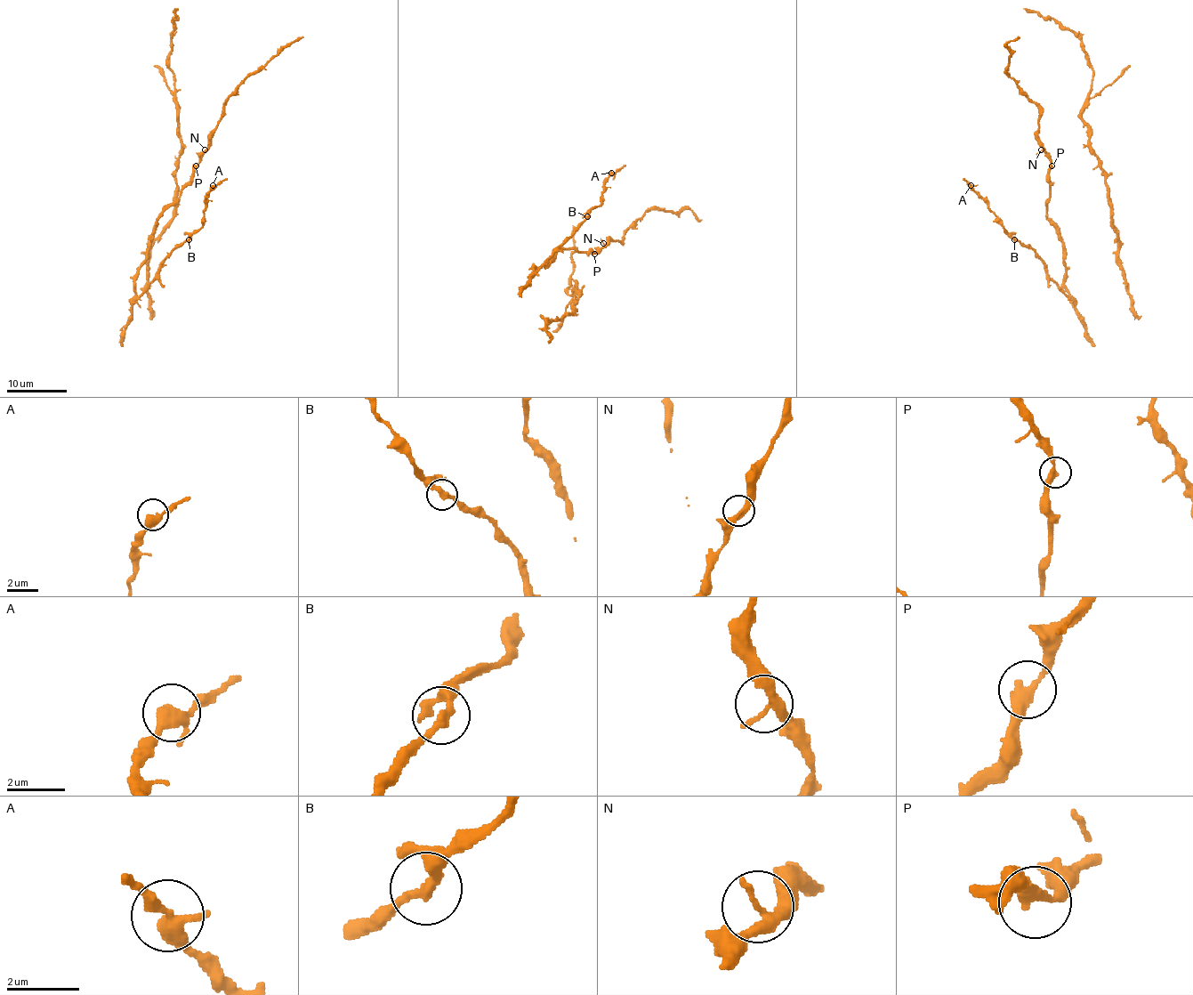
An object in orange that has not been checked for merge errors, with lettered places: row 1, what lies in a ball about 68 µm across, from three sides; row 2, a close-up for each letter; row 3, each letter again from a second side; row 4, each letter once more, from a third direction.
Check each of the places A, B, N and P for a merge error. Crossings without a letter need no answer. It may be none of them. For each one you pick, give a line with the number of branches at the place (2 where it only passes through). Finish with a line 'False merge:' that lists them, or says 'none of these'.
False merge: none of these

